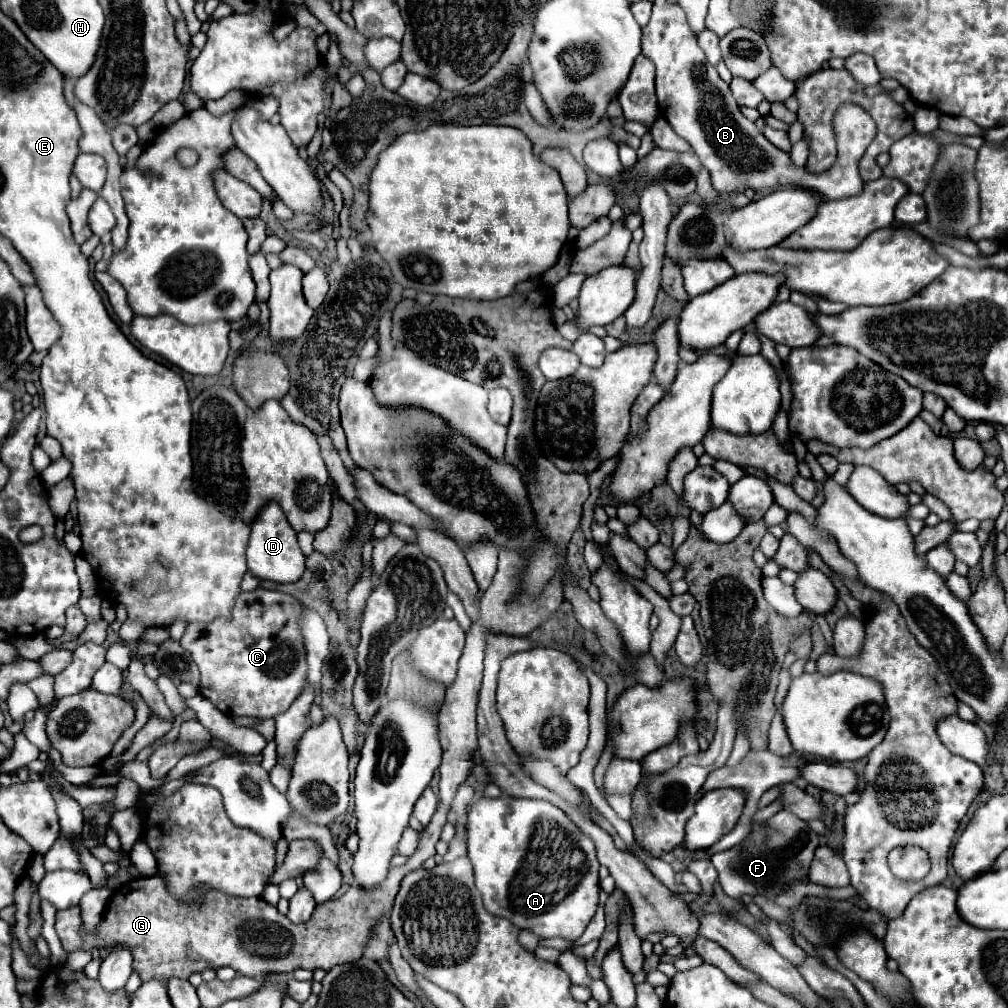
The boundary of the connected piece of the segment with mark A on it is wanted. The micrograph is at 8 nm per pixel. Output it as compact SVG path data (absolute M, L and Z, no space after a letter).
M481 797L467 813L467 855L473 863L475 885L491 915L505 917L519 929L531 929L541 939L563 937L577 941L599 905L599 863L589 839L557 805L545 799Z

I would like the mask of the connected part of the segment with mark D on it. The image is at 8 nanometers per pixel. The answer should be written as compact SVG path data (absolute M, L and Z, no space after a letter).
M277 503L261 509L261 515L251 525L251 537L247 547L247 567L249 573L259 579L269 579L275 583L295 583L305 571L305 555L299 549L297 533L289 527L285 513Z

